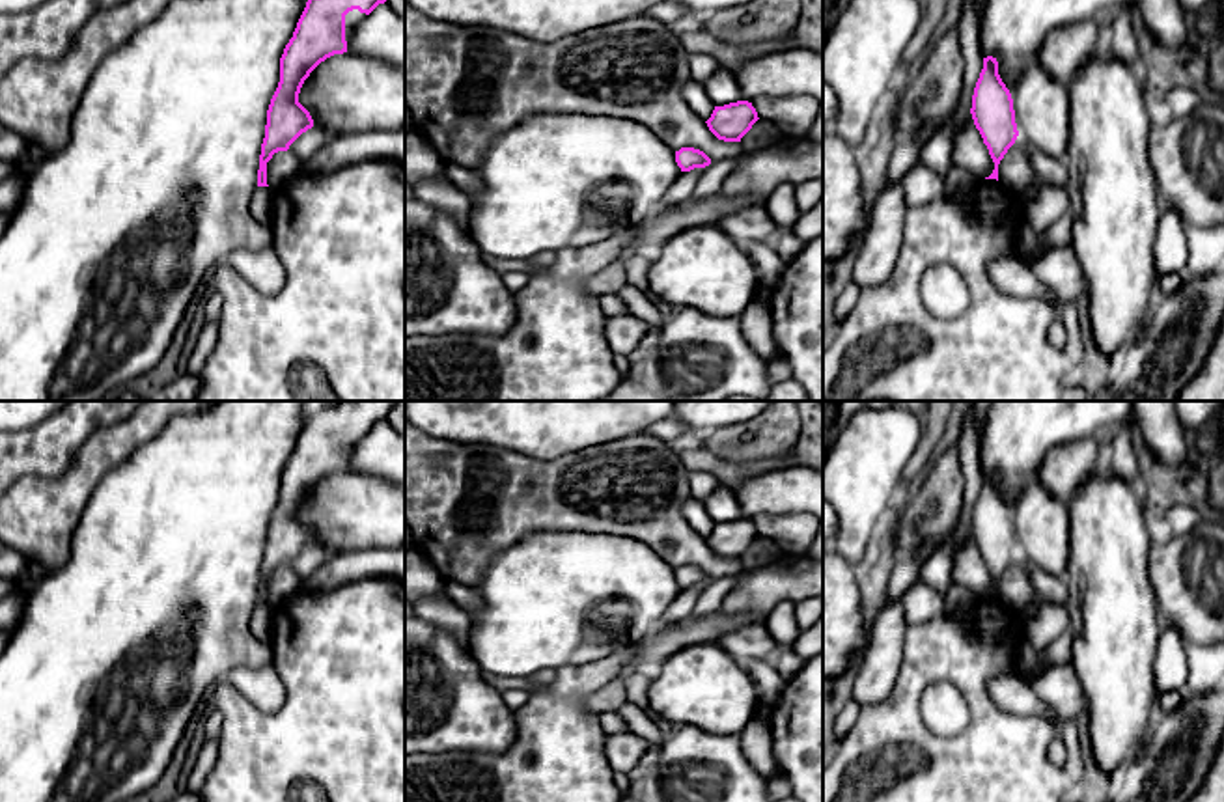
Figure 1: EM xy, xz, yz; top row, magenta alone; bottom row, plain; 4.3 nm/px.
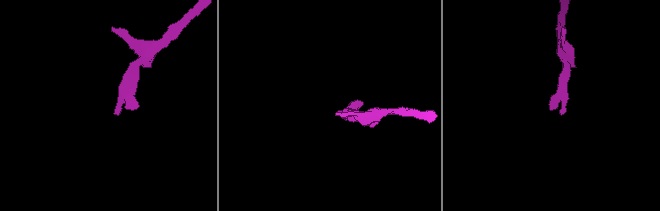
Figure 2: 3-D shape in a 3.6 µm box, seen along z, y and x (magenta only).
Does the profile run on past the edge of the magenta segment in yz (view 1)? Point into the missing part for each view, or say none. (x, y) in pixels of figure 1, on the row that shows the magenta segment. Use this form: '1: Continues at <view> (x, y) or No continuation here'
1: No continuation here

